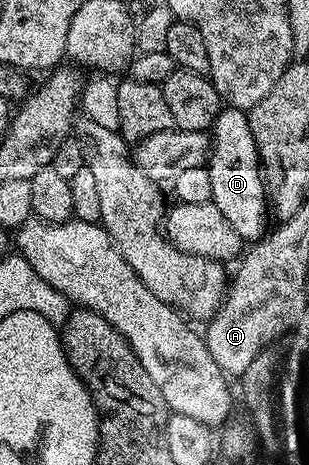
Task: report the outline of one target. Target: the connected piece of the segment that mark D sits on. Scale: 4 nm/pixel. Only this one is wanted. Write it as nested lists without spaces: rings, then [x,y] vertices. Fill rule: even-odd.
[[[224,107],[213,125],[213,143],[206,168],[212,182],[211,199],[244,241],[263,239],[269,231],[267,224],[267,188],[259,169],[261,153],[251,133],[251,121],[242,108]]]

